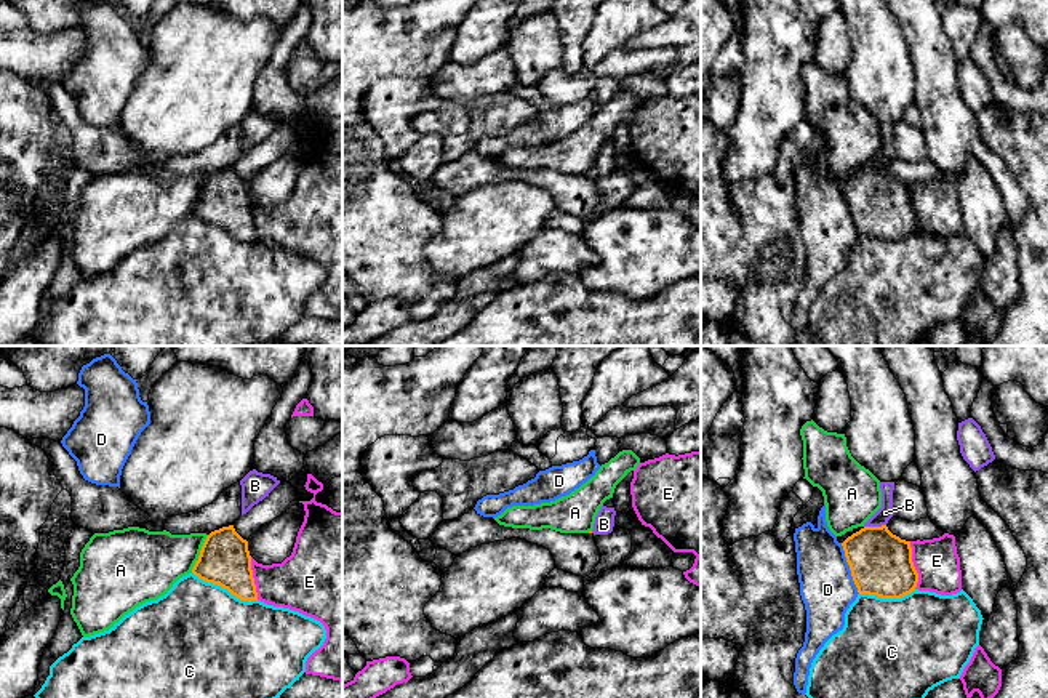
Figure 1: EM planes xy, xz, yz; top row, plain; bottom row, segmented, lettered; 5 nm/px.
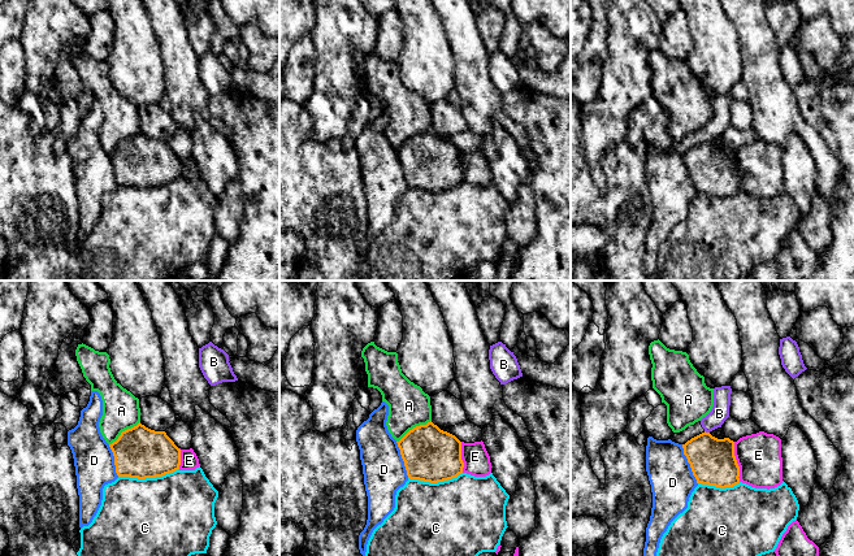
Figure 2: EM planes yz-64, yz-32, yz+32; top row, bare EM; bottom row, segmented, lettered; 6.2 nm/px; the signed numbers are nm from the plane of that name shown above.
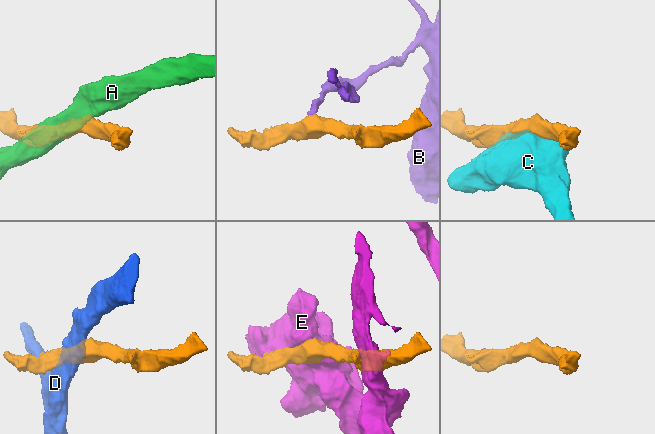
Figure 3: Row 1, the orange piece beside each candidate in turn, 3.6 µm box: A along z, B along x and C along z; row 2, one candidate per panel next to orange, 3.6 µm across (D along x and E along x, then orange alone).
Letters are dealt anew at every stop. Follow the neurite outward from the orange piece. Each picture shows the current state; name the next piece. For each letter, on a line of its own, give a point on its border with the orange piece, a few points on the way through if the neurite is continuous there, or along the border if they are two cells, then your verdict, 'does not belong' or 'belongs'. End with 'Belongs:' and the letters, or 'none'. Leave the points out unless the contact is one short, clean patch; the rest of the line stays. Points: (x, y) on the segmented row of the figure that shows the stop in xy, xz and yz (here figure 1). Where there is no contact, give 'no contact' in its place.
A: xy (200, 554) | does not belong
B: yz (874, 527) | along yz (885, 524), (864, 527) | does not belong
C: xy (224, 588) | does not belong
D: yz (850, 569) | does not belong
E: yz (912, 565) | does not belong
Belongs: none

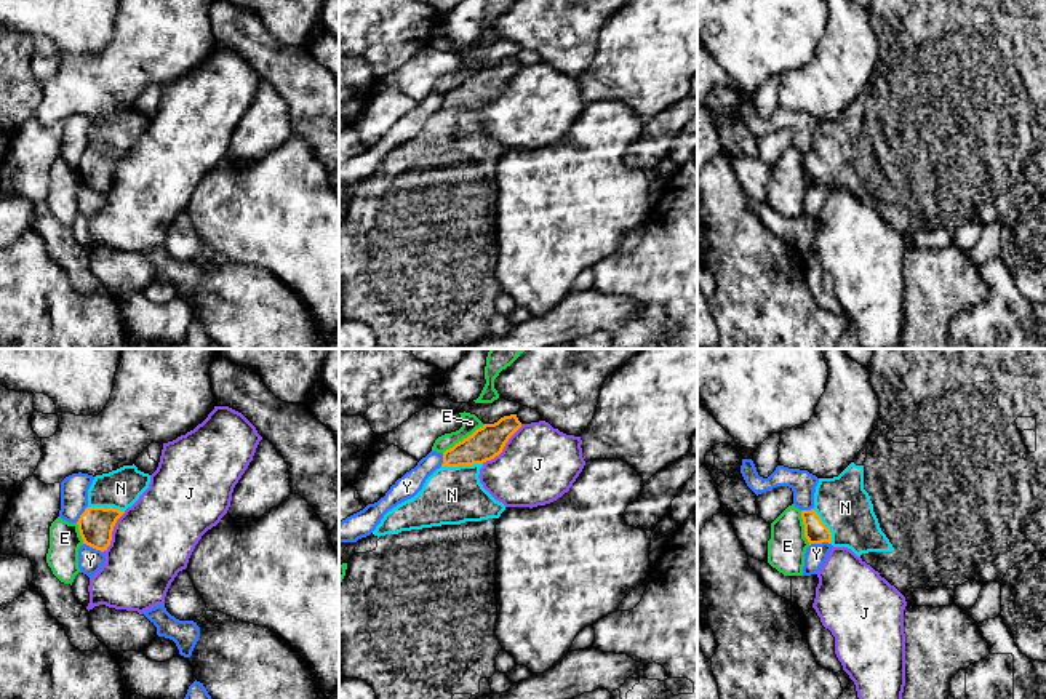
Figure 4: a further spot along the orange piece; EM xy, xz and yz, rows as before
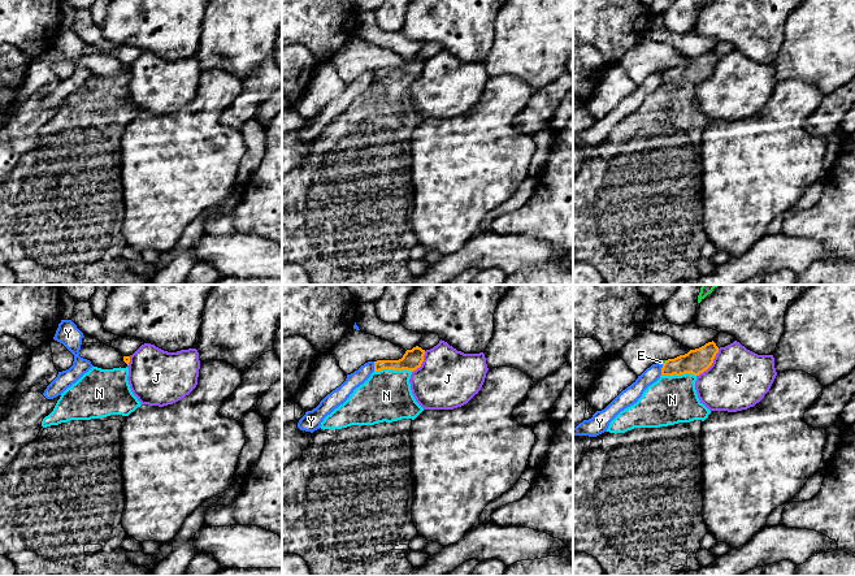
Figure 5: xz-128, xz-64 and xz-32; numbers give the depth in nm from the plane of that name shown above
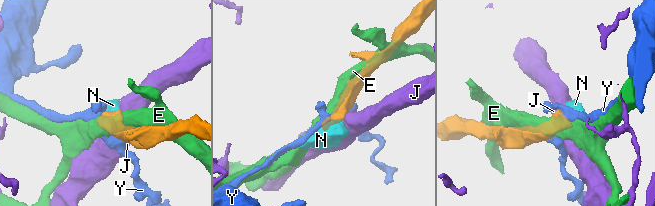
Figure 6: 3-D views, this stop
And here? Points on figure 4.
E: xz (464, 439) | does not belong
J: xz (503, 448) | does not belong
N: xz (461, 464) | across xz (485, 443), (461, 464), (451, 495) | belongs
Y: yz (819, 543) | does not belong
Belongs: N

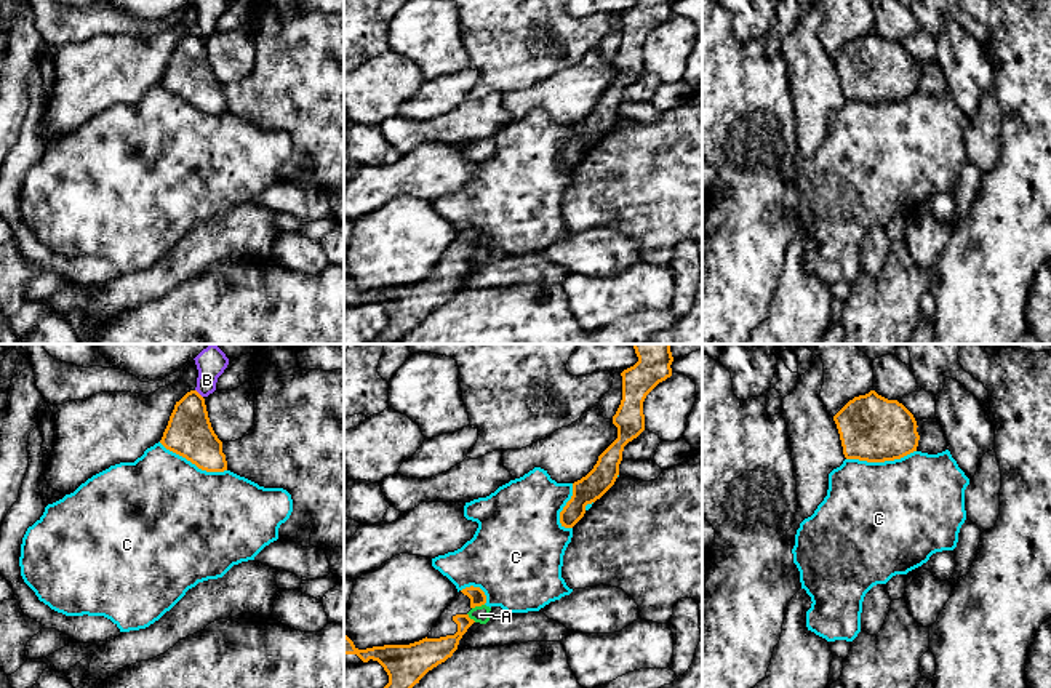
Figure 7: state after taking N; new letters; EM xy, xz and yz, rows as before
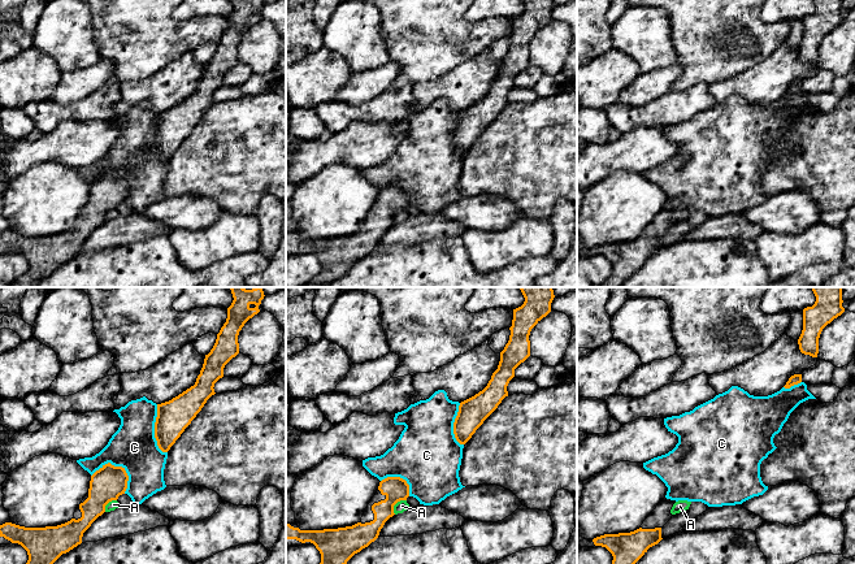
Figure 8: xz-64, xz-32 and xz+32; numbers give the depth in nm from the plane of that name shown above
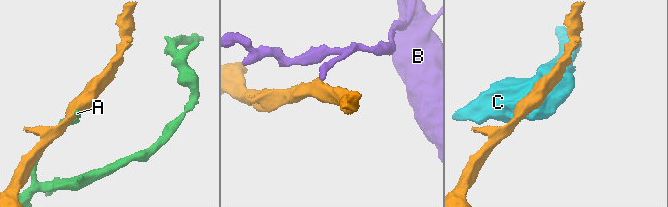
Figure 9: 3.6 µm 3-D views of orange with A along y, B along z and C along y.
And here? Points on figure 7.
A: xz (477, 605) | does not belong
B: xy (199, 394) | along xy (195, 389), (202, 397) | does not belong
C: yz (880, 461) | does not belong
Belongs: none

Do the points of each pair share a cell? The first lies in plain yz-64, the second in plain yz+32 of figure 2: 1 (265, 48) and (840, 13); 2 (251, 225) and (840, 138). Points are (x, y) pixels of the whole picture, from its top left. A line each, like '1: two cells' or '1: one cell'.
1: two cells
2: one cell

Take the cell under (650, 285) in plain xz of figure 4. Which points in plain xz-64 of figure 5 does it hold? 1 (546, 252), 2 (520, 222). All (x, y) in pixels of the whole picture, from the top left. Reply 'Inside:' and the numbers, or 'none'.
Inside: 2

